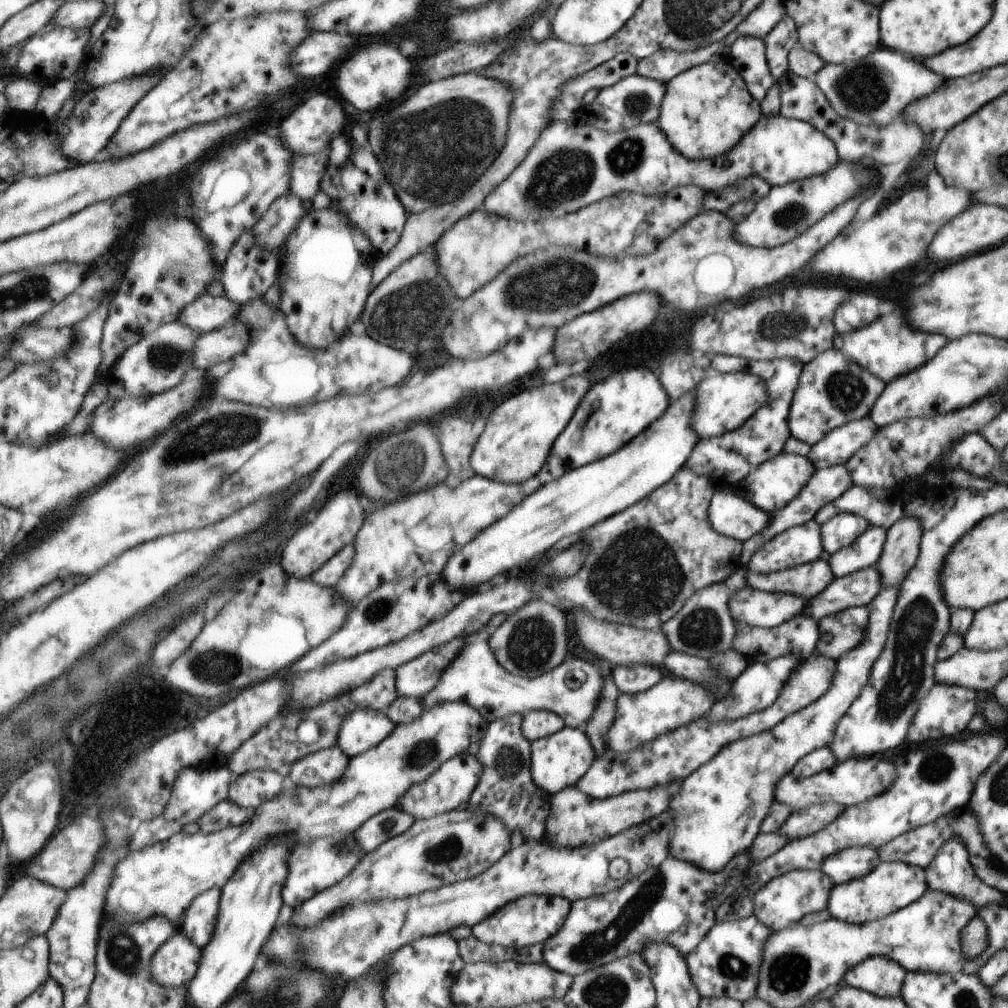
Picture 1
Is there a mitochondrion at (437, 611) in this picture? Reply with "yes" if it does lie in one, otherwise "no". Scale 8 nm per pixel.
no

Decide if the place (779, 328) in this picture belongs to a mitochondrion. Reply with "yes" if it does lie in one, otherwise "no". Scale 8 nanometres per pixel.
yes

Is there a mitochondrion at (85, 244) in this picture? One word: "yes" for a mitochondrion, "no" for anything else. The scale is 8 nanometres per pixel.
no

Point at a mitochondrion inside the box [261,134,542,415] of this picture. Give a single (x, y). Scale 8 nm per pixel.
(410, 311)

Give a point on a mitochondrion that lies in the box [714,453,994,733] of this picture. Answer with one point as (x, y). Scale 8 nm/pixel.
(921, 624)

